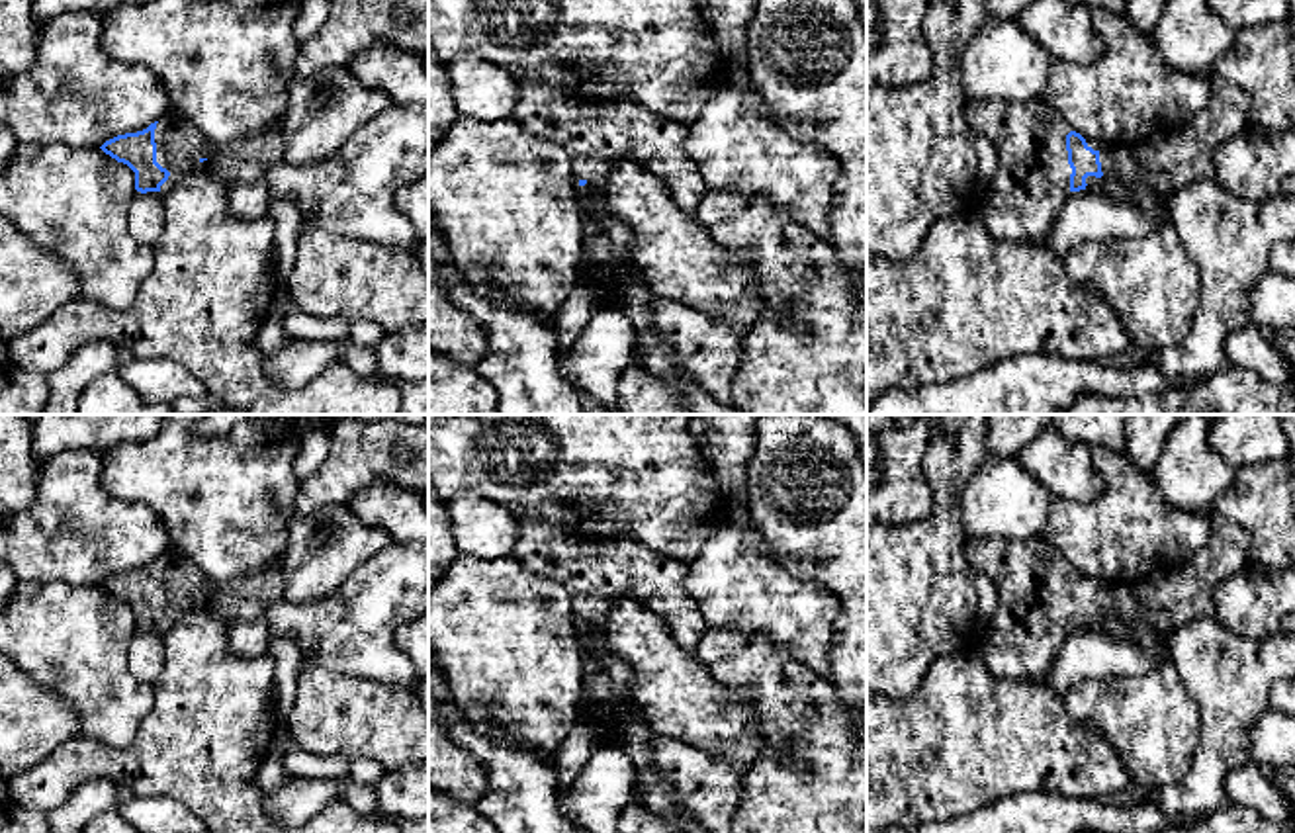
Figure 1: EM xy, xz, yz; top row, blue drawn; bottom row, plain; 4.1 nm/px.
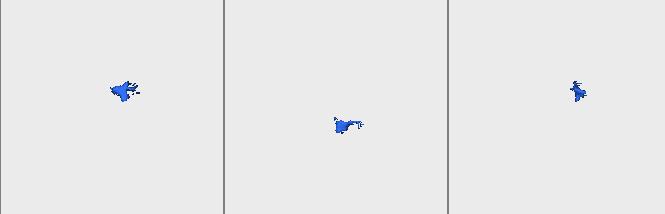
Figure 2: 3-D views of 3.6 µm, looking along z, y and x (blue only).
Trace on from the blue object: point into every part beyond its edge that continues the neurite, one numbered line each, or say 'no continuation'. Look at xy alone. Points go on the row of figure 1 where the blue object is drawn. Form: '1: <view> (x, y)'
1: xy (180, 145)

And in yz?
1: yz (1172, 161)

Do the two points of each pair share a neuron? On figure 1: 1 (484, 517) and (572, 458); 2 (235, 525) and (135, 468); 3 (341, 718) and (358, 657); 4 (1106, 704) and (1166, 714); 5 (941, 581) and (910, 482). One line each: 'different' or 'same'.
1: different
2: same
3: different
4: same
5: different

